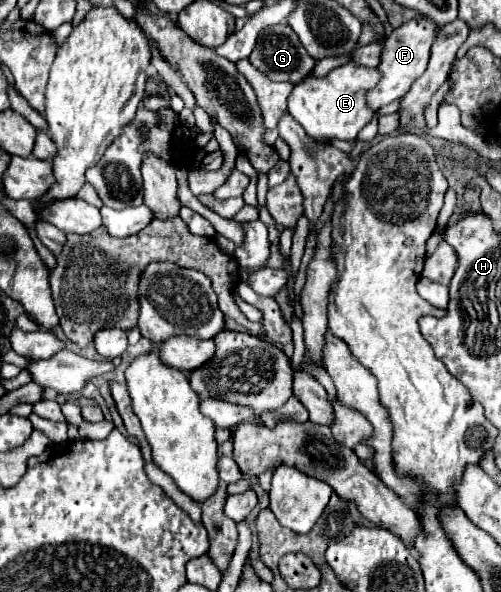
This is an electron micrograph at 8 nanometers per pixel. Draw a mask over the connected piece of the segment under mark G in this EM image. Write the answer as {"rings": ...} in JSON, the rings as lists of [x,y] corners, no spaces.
{"rings":[[[286,24],[266,28],[260,34],[258,44],[250,54],[250,62],[270,80],[284,80],[292,84],[302,82],[316,66],[316,62],[302,48],[298,36]]]}

